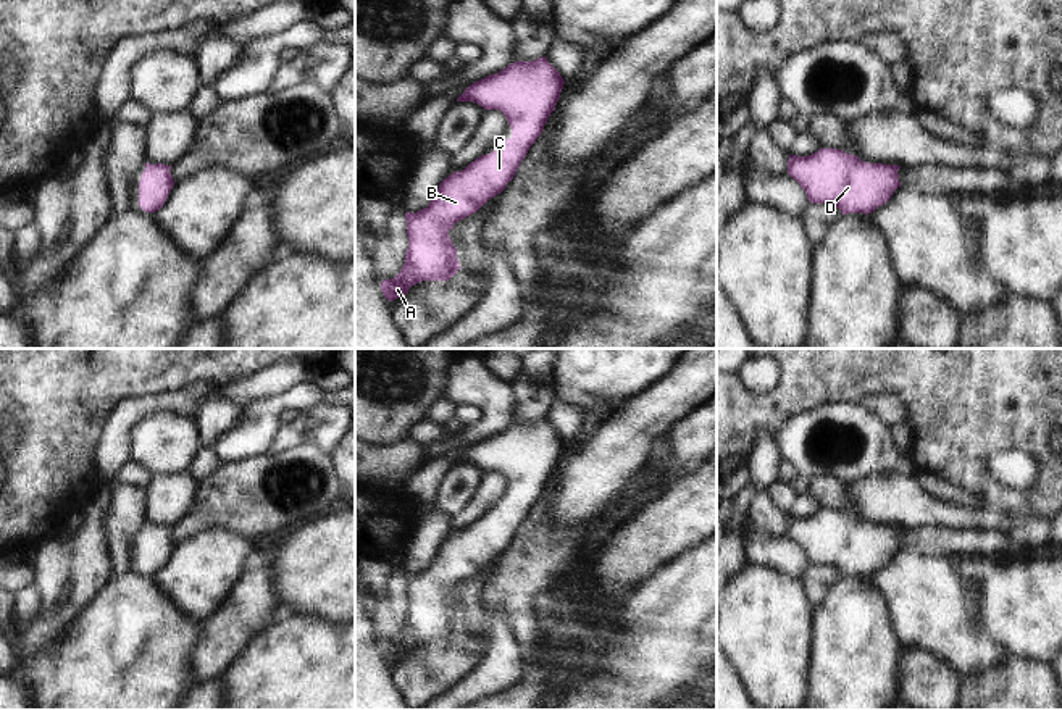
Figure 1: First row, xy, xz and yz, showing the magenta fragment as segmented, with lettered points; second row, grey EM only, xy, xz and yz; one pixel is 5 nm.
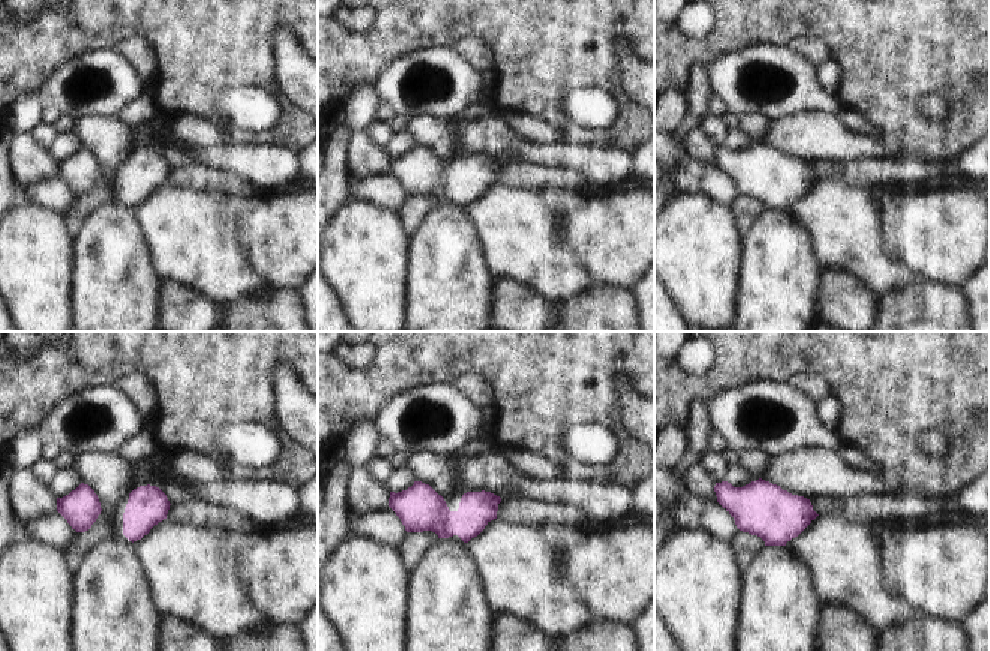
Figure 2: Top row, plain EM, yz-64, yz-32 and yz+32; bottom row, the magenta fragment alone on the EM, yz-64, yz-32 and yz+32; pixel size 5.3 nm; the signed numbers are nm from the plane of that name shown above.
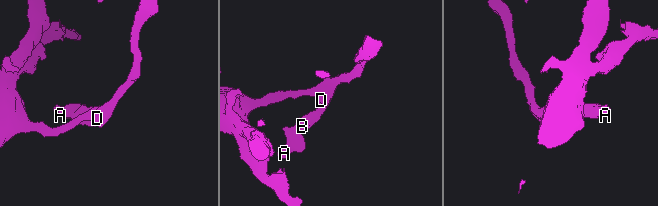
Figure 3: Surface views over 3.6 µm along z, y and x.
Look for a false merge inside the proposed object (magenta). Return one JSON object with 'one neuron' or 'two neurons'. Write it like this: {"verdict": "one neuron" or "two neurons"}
{"verdict": "one neuron"}

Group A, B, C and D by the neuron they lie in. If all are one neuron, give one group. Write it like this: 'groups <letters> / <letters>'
groups A B C D

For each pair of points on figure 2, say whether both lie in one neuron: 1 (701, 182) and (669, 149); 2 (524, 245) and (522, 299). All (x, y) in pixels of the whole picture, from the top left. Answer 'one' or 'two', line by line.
1: one
2: two

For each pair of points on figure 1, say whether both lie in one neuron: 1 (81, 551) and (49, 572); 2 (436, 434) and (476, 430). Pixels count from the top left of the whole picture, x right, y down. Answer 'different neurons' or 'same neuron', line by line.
1: same neuron
2: different neurons

